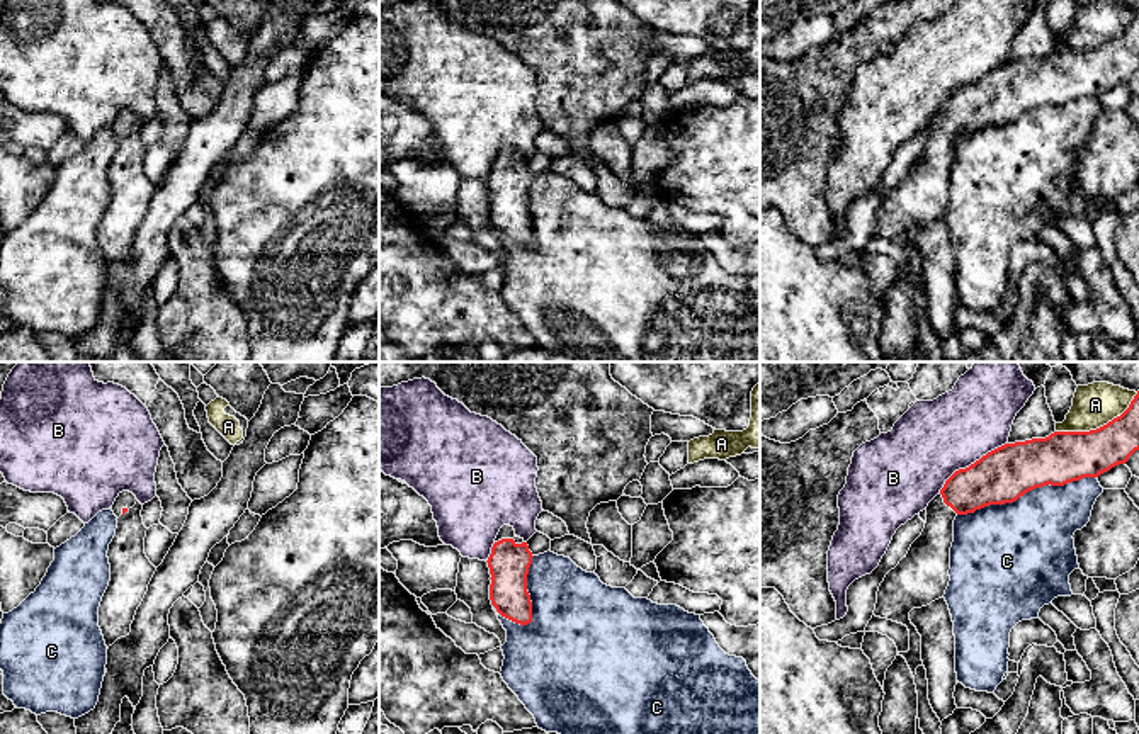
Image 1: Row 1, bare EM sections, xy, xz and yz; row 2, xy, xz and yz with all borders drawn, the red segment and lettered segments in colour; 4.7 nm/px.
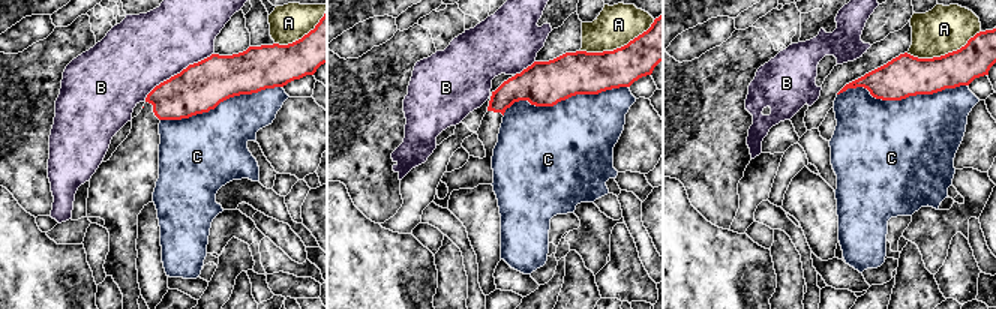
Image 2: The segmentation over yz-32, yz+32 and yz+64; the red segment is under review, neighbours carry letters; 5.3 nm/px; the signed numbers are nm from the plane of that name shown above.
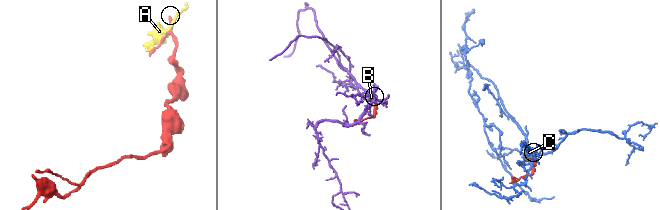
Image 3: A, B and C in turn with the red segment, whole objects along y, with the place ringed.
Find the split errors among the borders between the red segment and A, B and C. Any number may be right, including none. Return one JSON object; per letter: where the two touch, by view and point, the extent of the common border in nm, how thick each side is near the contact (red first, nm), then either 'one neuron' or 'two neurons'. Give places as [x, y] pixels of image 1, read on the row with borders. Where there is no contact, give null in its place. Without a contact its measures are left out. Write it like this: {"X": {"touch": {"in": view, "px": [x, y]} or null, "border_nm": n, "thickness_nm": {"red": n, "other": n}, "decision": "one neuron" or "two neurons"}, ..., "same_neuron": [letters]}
{"A": {"touch": {"in": "yz", "px": [1100, 427]}, "border_nm": 440, "thickness_nm": {"red": 240, "other": 200}, "decision": "two neurons"}, "B": {"touch": {"in": "yz", "px": [971, 464]}, "border_nm": 400, "thickness_nm": {"red": 260, "other": 360}, "decision": "two neurons"}, "C": {"touch": {"in": "yz", "px": [1025, 491]}, "border_nm": 700, "thickness_nm": {"red": 260, "other": 420}, "decision": "two neurons"}, "same_neuron": []}

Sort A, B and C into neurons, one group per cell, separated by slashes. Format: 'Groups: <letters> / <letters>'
Groups: A / B / C

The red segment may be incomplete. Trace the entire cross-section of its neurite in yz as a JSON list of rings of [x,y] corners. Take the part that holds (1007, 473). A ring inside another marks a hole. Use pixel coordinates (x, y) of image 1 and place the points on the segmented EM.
[[[1139,391],[1129,408],[1107,425],[1090,432],[1054,432],[1046,438],[1005,443],[966,469],[955,471],[940,493],[926,506],[926,523],[908,554],[891,569],[877,591],[874,615],[903,624],[910,630],[910,651],[903,656],[913,673],[923,664],[921,635],[910,620],[913,608],[921,608],[942,598],[950,576],[950,547],[957,515],[974,513],[989,505],[1013,503],[1025,493],[1042,486],[1064,486],[1083,477],[1098,477],[1139,450]]]

